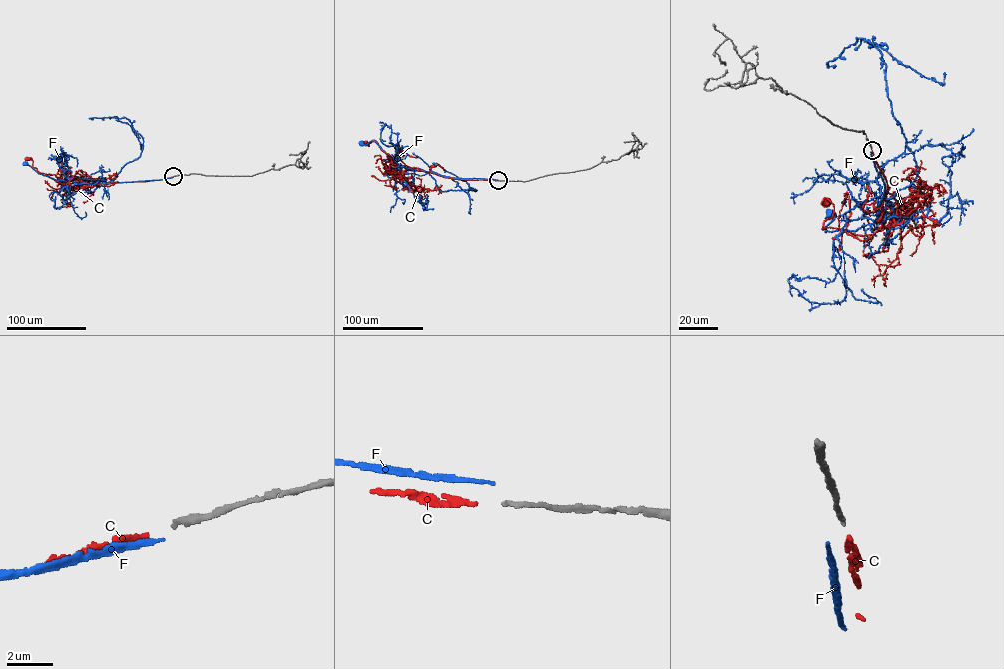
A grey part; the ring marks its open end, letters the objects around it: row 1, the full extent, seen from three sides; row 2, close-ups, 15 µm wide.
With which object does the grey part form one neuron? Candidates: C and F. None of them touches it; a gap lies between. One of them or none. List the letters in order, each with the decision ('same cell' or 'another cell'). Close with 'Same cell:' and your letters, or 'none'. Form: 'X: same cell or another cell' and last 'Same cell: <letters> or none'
C: same cell
F: another cell
Same cell: C

